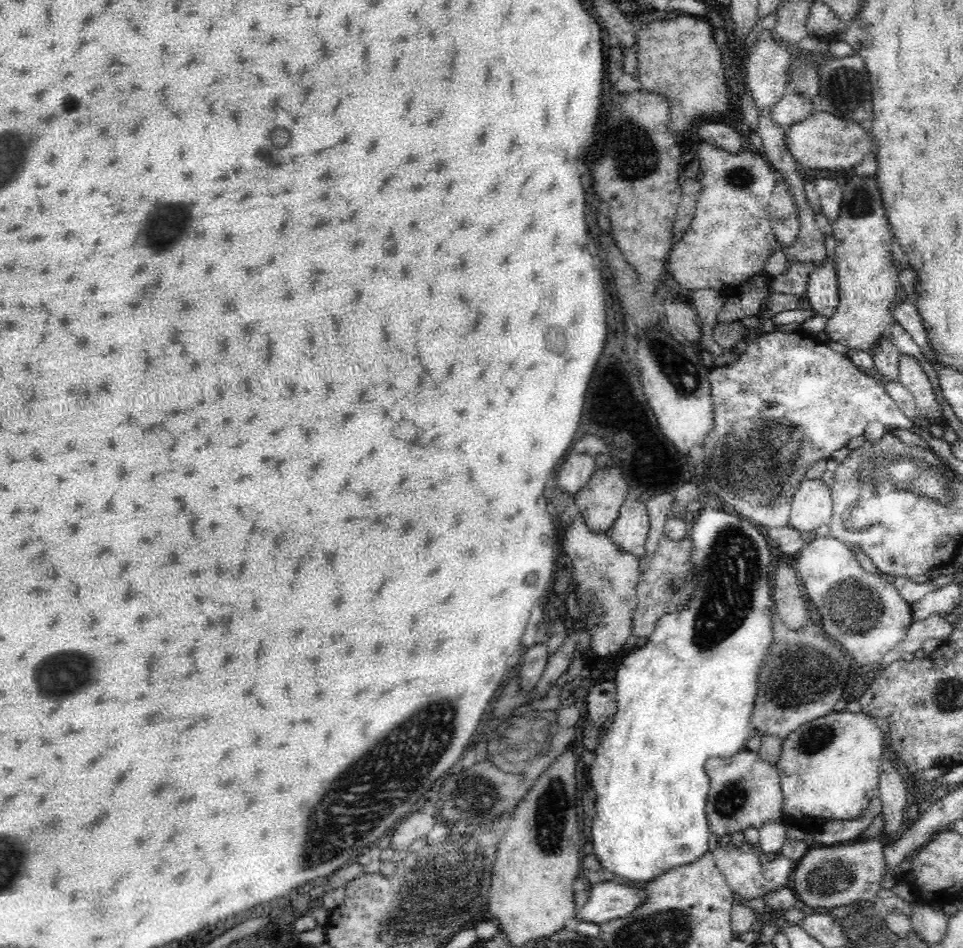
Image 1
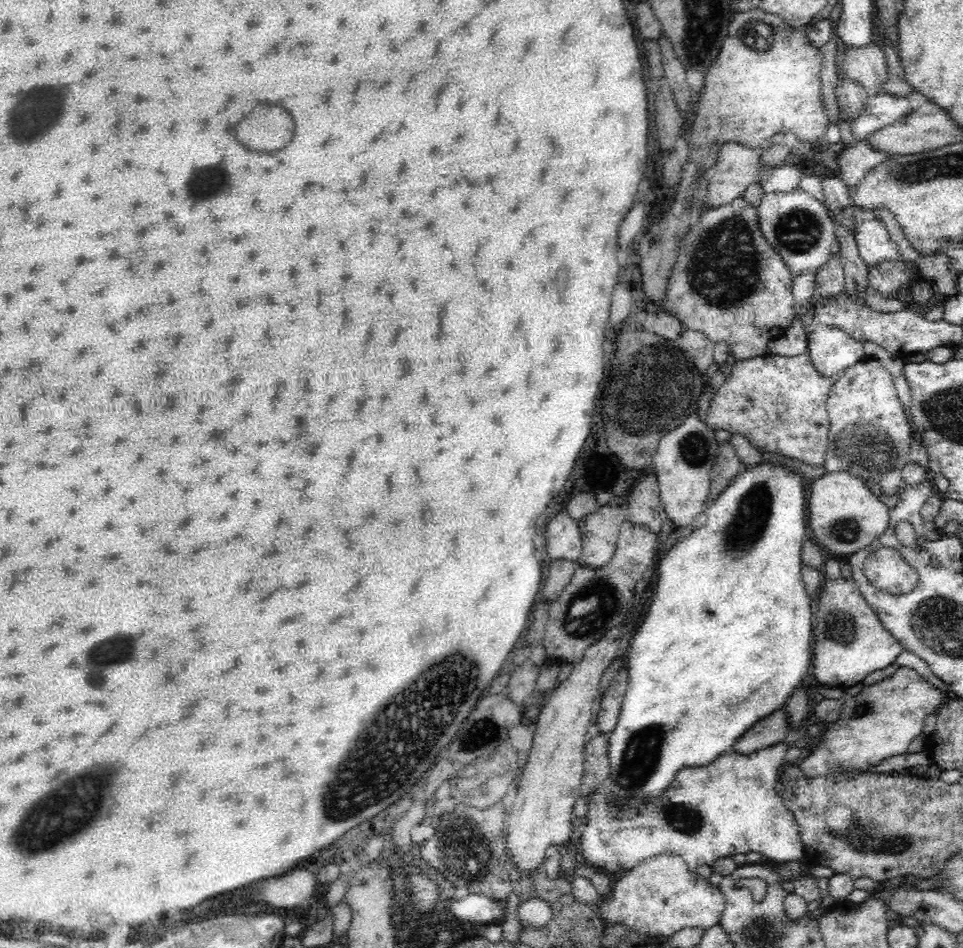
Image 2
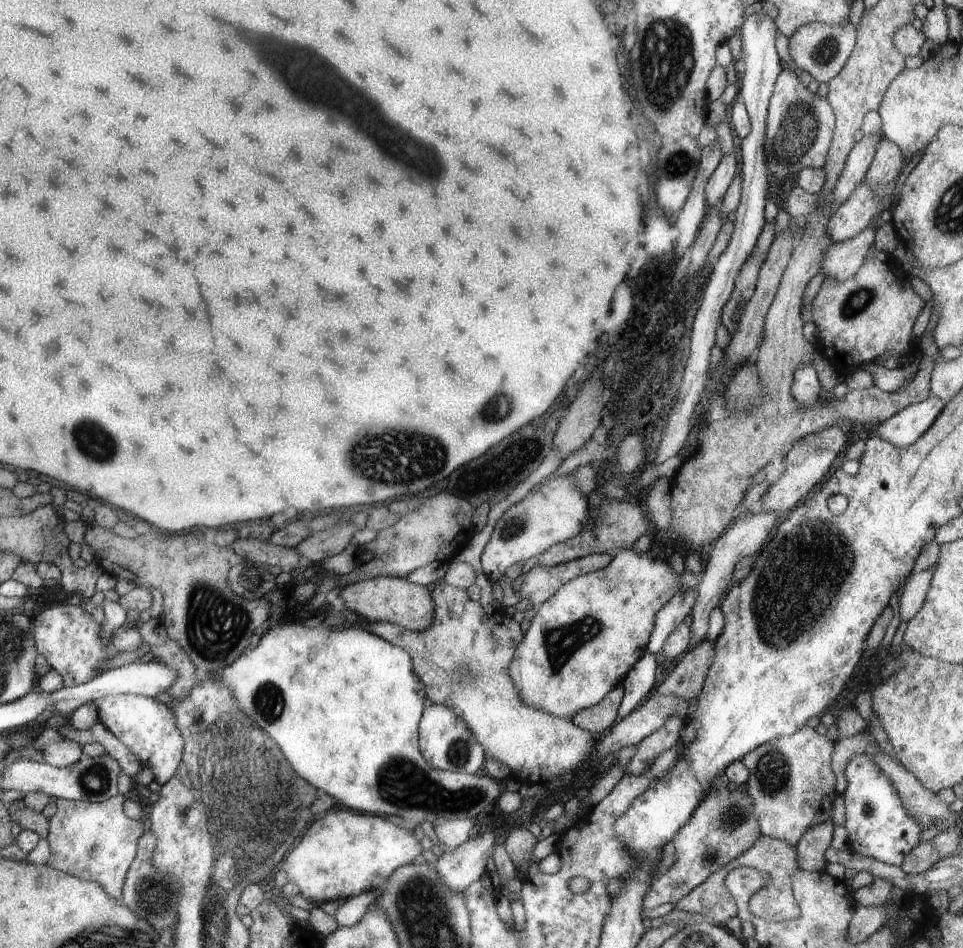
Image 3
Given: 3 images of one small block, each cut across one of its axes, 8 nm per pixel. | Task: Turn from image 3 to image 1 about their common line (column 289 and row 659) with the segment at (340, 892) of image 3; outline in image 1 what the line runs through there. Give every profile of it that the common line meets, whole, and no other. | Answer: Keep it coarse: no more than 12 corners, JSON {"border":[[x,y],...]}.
{"border":[[830,536],[794,570],[824,634],[860,670],[914,626],[892,580]]}

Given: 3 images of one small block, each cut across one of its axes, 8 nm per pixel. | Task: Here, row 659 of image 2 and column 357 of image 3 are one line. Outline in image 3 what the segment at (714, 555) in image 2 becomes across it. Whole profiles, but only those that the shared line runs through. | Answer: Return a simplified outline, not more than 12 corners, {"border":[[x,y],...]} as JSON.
{"border":[[277,622],[217,680],[341,808],[489,818],[415,748],[409,654]]}

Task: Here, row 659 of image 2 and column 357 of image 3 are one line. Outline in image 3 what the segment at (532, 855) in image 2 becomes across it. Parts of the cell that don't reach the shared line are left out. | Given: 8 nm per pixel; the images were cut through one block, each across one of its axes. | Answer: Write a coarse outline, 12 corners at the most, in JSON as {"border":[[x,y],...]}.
{"border":[[371,578],[339,590],[369,624],[433,628],[427,586]]}

